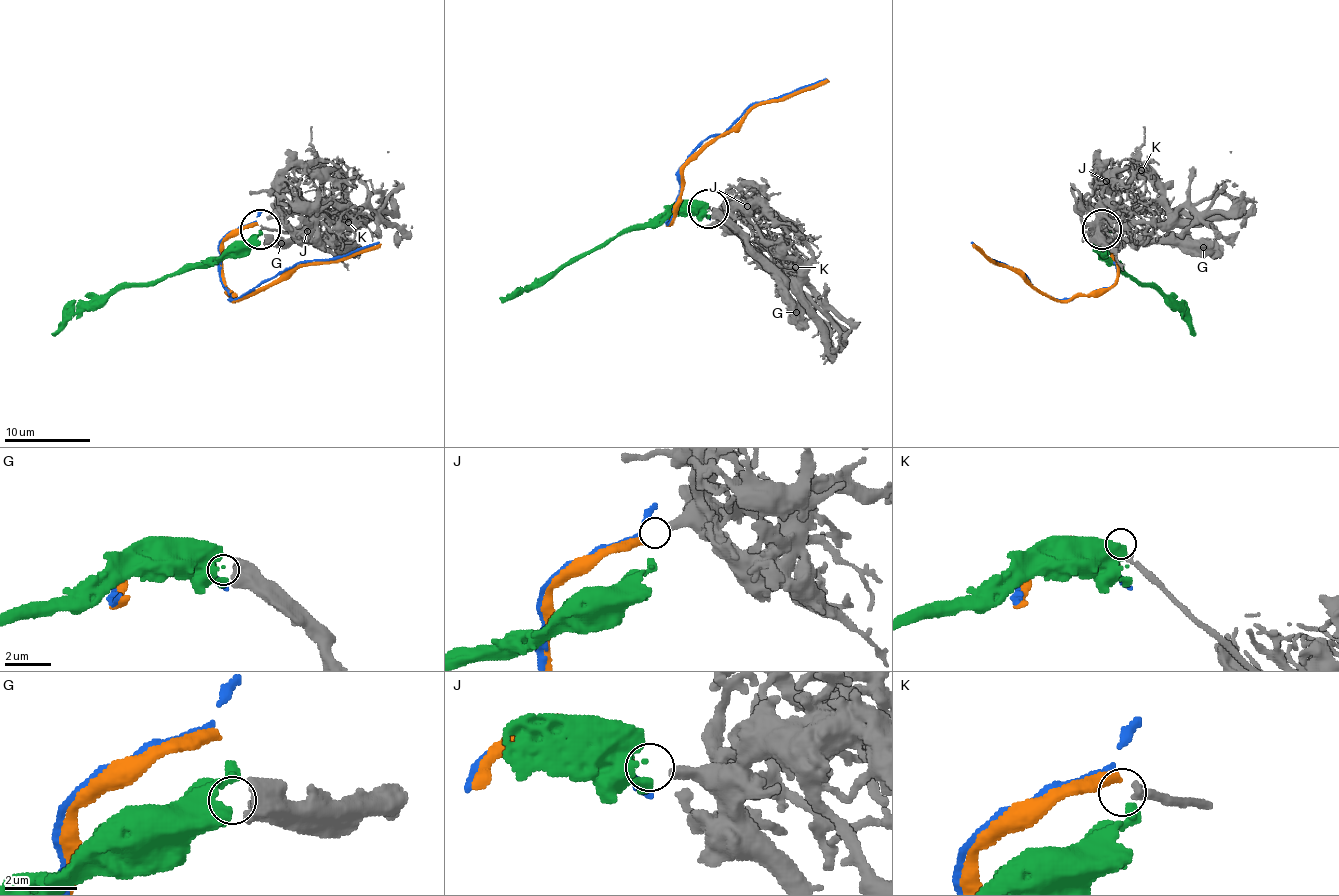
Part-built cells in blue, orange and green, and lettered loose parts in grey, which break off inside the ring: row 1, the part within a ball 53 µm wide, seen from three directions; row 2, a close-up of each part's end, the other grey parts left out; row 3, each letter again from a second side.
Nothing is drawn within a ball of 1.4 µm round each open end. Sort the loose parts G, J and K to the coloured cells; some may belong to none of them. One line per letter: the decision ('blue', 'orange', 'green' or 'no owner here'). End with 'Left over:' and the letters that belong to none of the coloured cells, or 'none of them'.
G: green
J: orange
K: no owner here
Left over: K

